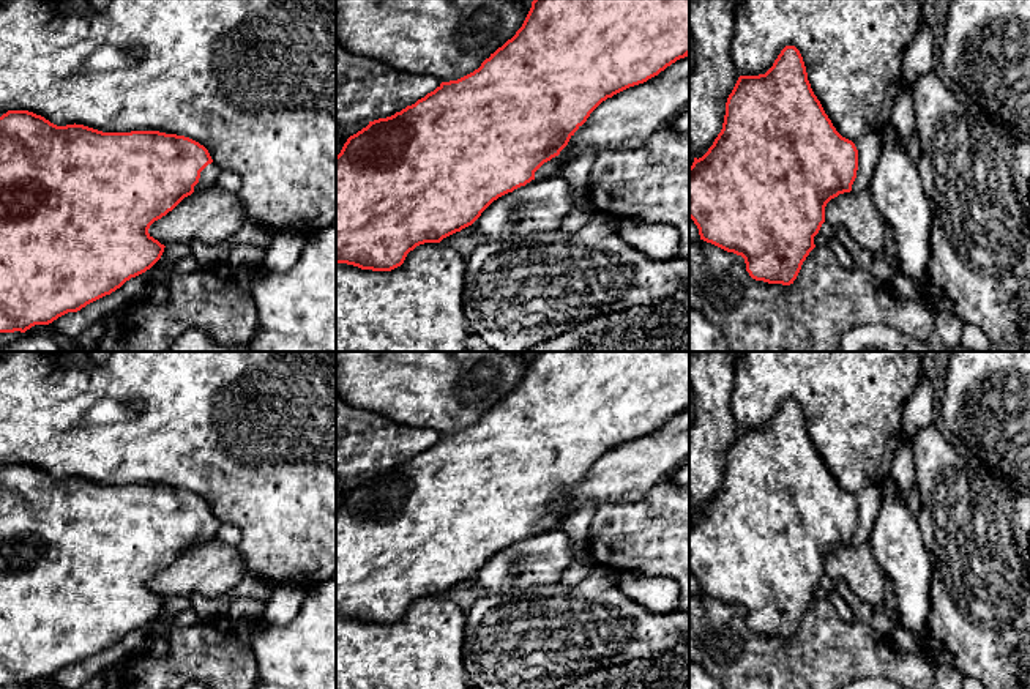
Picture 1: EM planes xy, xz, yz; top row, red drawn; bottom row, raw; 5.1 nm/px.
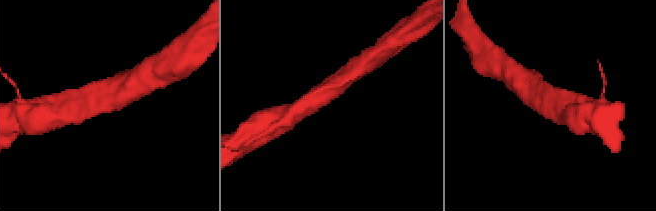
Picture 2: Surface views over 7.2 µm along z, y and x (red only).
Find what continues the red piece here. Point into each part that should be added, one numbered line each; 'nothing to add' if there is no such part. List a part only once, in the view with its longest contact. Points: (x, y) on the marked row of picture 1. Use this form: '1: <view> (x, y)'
1: yz (869, 145)

